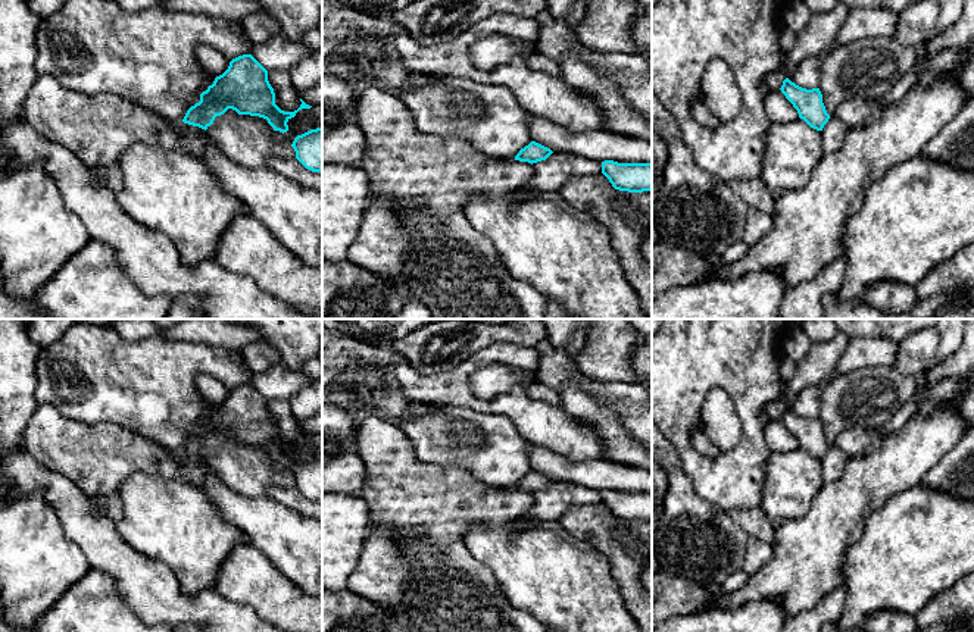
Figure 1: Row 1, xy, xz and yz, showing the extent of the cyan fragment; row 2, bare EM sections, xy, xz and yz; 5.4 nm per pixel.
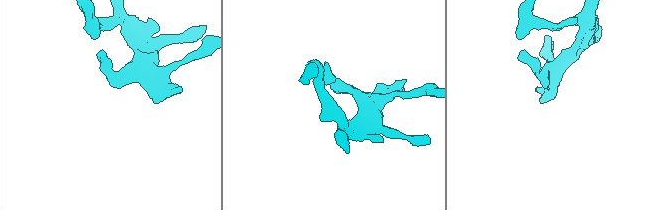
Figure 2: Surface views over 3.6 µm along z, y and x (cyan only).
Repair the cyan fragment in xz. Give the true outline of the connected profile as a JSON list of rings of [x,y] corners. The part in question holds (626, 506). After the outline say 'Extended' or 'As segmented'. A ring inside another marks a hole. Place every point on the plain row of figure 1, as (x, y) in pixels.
[[[602,491],[602,503],[619,520],[643,522],[652,519],[652,492]]]. As segmented

